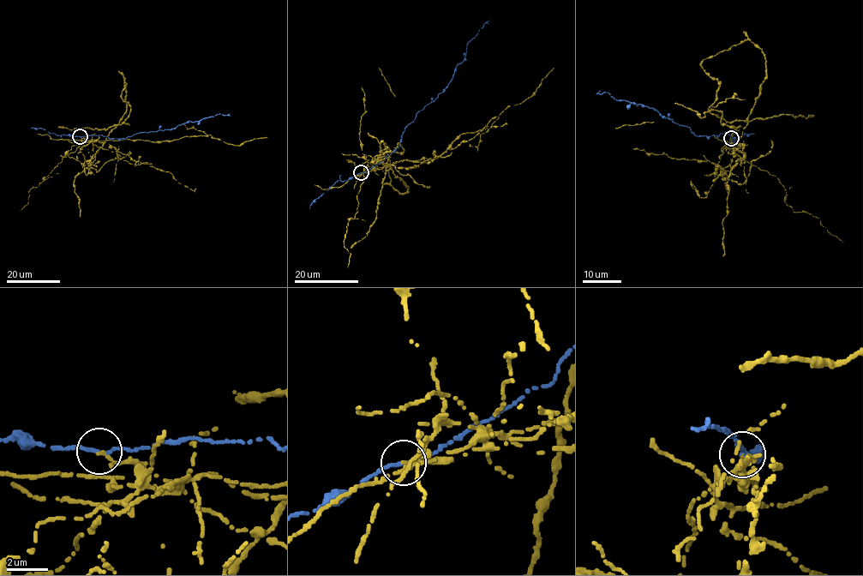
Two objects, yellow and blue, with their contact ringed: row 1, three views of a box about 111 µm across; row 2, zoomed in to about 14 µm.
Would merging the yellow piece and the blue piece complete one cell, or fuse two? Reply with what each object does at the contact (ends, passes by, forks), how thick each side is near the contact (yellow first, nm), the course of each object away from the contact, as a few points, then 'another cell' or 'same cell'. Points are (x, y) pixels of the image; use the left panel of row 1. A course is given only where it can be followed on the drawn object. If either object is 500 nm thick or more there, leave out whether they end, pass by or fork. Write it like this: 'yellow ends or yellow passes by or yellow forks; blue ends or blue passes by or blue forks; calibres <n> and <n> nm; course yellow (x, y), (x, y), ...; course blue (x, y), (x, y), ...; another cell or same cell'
yellow ends; blue passes by; calibres 180 and 180 nm; course yellow (80, 136), (101, 147), (125, 110), (124, 77), (121, 96), (130, 107), (121, 124), (98, 129), (58, 126); course blue (80, 136), (102, 134), (120, 139), (140, 133), (171, 128), (218, 114), (229, 114); another cell

